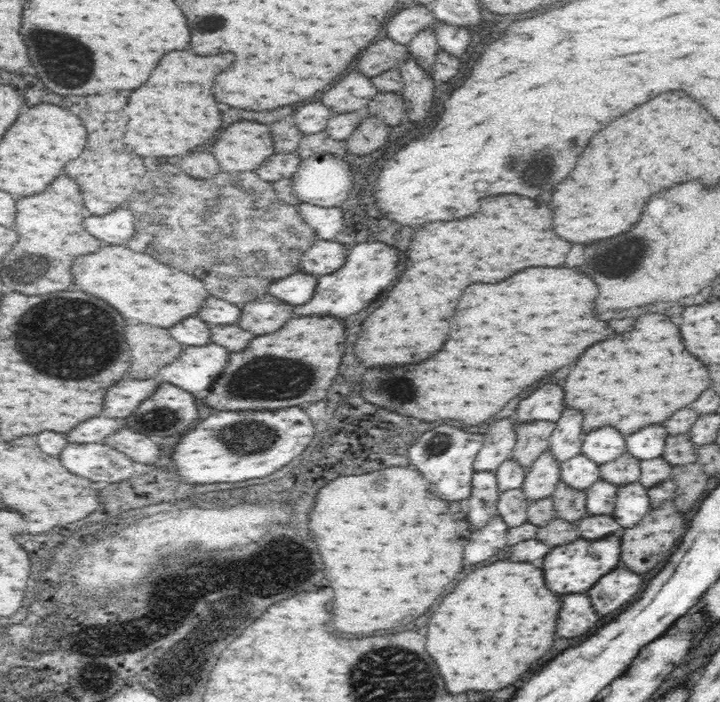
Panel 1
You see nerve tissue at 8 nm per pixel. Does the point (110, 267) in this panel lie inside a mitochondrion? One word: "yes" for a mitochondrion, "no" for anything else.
no

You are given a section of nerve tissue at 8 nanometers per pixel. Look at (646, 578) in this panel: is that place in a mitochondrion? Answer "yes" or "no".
no

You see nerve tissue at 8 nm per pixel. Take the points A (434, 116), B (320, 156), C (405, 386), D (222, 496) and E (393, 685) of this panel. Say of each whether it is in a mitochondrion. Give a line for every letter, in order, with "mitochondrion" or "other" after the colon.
A: other
B: other
C: mitochondrion
D: other
E: mitochondrion

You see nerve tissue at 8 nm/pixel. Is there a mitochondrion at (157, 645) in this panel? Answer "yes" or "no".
yes

